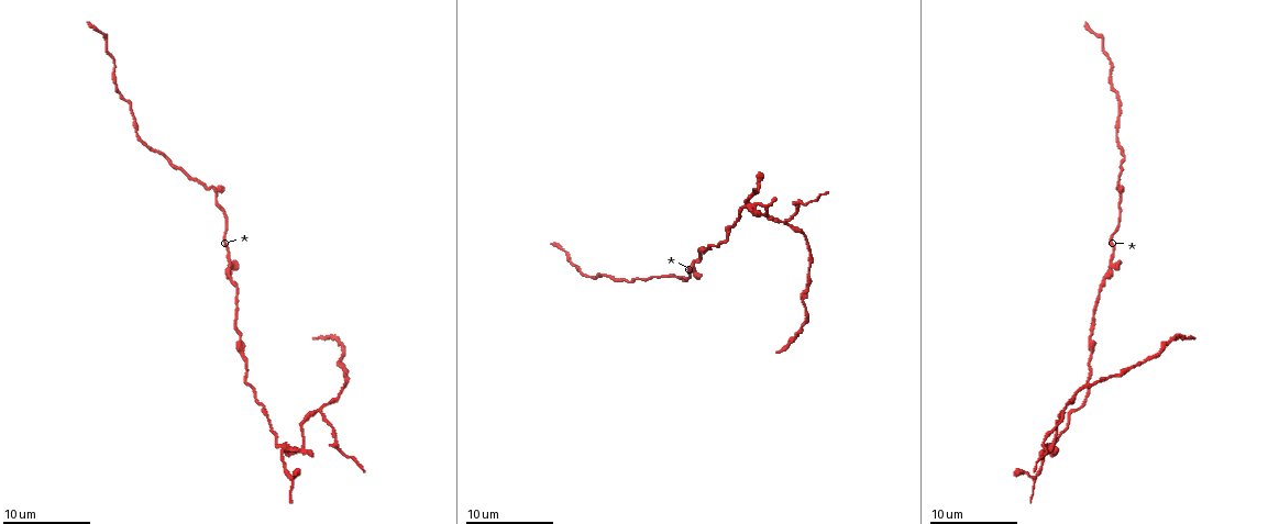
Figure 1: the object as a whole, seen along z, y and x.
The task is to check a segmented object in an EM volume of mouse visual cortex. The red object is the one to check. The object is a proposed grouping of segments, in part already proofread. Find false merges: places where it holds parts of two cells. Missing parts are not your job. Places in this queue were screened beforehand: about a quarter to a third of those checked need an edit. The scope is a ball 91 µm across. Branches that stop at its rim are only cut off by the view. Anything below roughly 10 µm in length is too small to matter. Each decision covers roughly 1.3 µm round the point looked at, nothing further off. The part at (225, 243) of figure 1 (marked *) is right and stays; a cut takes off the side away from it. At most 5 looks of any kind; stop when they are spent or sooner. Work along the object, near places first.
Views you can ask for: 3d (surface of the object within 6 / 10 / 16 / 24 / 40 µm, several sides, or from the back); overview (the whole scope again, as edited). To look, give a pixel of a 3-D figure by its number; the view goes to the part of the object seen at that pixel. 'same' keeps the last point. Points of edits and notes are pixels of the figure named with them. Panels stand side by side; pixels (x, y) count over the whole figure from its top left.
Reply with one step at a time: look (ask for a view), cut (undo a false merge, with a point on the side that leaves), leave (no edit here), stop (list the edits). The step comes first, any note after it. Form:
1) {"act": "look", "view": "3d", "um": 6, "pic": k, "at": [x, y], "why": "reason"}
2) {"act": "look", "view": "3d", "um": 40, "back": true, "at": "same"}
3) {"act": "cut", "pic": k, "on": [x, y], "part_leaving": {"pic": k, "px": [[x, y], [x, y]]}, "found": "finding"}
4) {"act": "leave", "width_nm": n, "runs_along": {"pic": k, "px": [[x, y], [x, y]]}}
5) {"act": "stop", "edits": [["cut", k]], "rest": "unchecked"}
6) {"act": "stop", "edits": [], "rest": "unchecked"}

{"act": "look", "view": "3d", "um": 16, "pic": 1, "at": [243, 357], "why": "thick turns thin"}

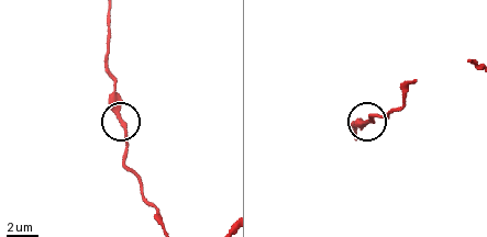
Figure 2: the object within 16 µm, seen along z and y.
{"act": "look", "view": "3d", "um": 6, "pic": 2, "at": [120, 120]}

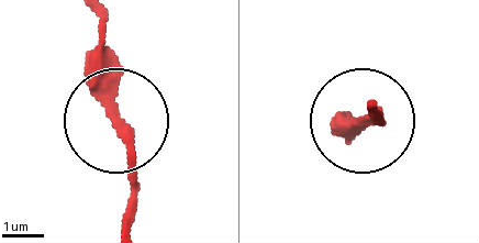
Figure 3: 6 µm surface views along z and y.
{"act": "leave", "found": "all the same cell"}

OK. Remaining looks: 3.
{"act": "look", "view": "3d", "um": 16, "pic": 1, "at": [283, 449], "why": "looks like a crossing"}

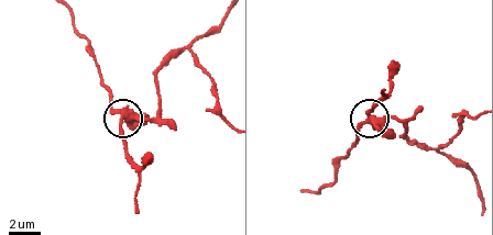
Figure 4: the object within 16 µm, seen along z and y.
{"act": "leave", "runs_along": {"pic": 4, "px": [[69, 13], [121, 115], [126, 157]]}, "found": "all the same cell"}

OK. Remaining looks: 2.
{"act": "look", "view": "3d", "um": 16, "pic": 1, "at": [233, 286], "why": "thick turns thin"}

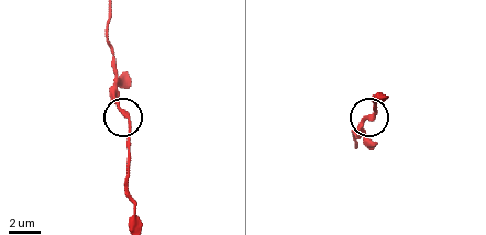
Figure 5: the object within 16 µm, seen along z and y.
{"act": "leave", "runs_along": {"pic": 5, "px": [[108, 43], [116, 73], [116, 100], [128, 124], [128, 166]]}, "found": "continuous, no second cell"}

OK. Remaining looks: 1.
{"act": "stop", "edits": [], "rest": "unchecked"}

